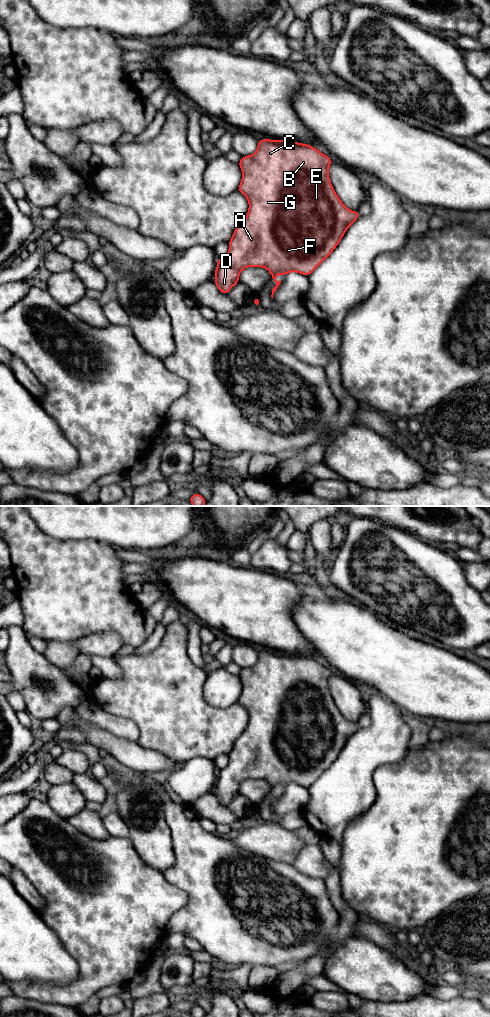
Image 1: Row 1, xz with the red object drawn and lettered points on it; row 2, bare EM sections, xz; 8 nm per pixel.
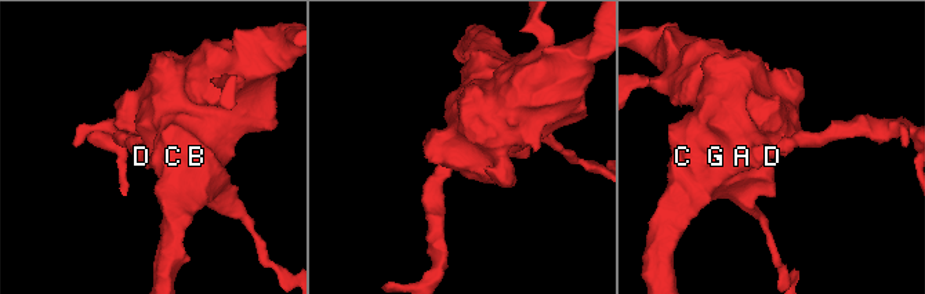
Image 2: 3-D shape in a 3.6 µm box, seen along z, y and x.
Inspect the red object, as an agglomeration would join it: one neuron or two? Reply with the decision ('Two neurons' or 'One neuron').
One neuron

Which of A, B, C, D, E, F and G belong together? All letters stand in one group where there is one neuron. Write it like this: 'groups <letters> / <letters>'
groups A B C D E F G

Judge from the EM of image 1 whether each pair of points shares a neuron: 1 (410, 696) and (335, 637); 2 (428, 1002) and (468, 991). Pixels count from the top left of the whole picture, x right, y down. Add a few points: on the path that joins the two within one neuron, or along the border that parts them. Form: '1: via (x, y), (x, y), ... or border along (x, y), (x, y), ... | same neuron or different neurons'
1: via (391, 677), (354, 640) | same neuron
2: border along (459, 996), (475, 999) | different neurons

